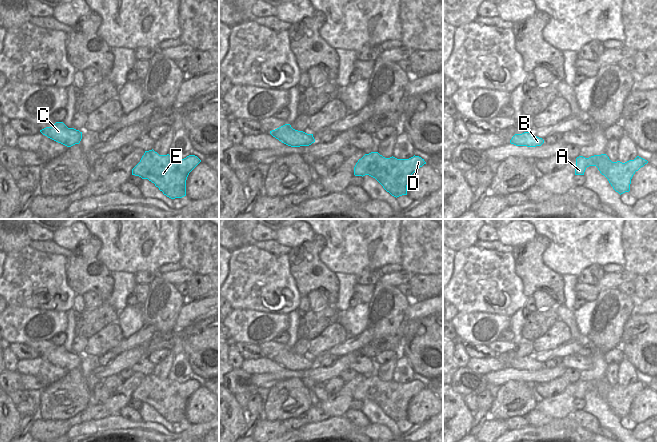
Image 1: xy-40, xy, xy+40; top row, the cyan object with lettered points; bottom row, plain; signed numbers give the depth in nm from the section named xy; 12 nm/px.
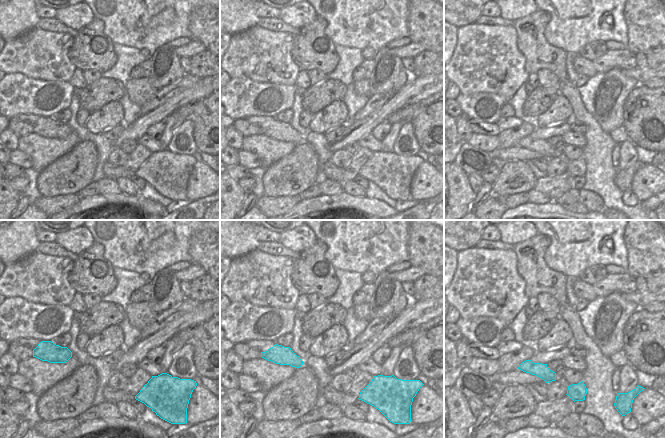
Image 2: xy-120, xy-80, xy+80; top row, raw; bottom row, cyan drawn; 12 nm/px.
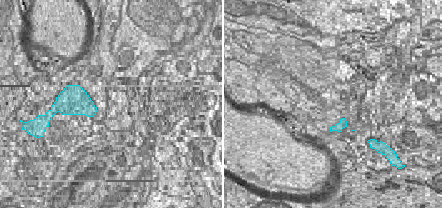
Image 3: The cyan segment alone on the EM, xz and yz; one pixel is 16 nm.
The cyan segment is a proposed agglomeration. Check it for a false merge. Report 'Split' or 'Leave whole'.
Leave whole

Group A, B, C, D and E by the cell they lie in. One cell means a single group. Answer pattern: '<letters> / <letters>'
A B C D E

